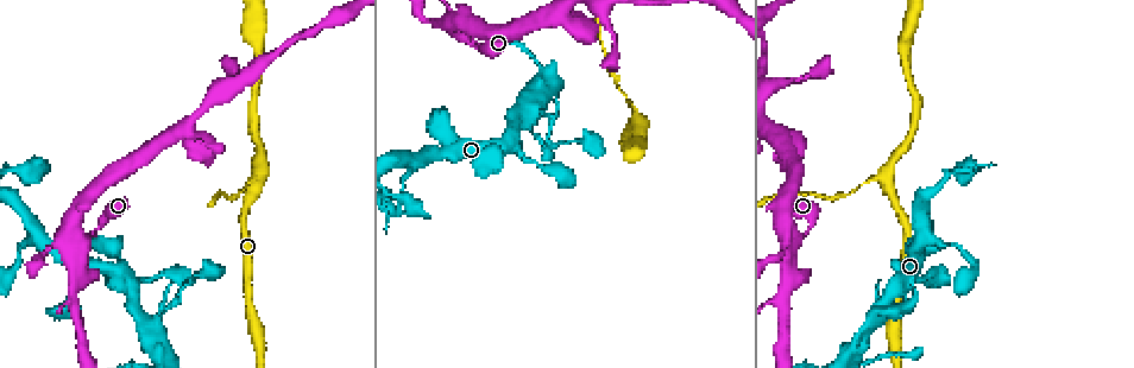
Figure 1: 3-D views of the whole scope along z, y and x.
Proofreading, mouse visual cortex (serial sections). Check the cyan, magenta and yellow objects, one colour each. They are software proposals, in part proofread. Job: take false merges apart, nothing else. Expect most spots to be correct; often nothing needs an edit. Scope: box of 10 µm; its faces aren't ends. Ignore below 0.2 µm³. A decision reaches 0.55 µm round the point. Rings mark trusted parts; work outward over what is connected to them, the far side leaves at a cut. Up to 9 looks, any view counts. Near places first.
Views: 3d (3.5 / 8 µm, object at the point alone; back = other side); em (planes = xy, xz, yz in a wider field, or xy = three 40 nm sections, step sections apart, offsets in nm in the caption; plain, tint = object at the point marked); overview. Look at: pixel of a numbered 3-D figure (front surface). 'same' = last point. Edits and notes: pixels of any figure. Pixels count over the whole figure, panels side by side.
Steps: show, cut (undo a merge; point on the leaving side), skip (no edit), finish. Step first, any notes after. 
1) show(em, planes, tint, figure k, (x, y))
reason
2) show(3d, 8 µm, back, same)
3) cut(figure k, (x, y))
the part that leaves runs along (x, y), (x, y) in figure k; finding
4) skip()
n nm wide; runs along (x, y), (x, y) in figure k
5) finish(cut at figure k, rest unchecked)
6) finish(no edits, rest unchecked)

show(3d, 3.5 µm, back, figure 1, (923, 232))
two arms in line, one across

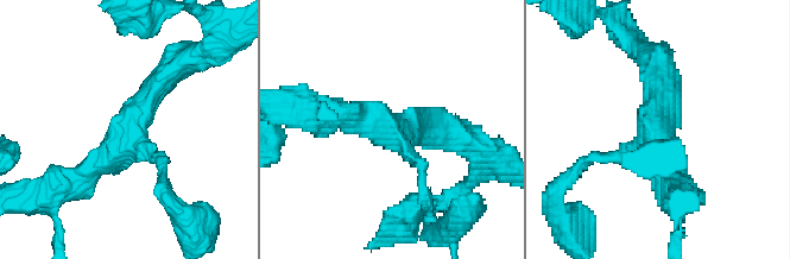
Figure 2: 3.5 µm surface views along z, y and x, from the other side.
show(em, planes, tint, figure 2, (392, 134))

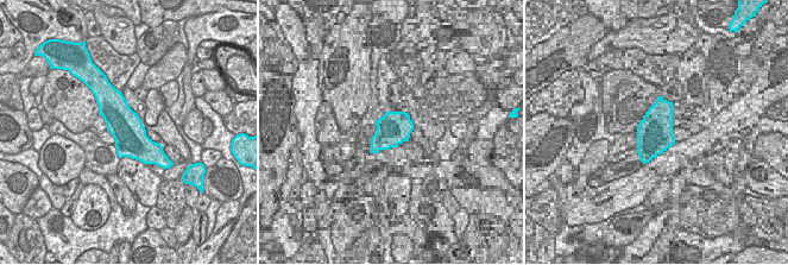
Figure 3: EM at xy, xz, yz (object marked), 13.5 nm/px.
skip()
runs along (68, 184), (122, 141), (174, 68) in figure 2; continuous, no second cell

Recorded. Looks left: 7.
show(3d, 3.5 µm, back, figure 1, (78, 236))

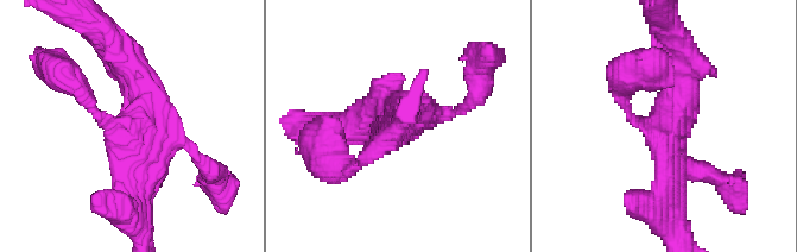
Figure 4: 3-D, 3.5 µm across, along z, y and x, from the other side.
show(em, xy, step 3, tint, figure 4, (658, 128))
shape alone is not enough

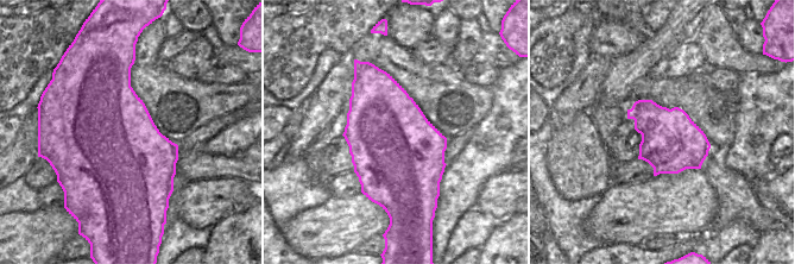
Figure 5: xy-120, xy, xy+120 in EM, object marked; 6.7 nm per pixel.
skip()
one cell here

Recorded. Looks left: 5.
show(em, xy, step 1, tint, figure 1, (258, 177))
sudden change in width

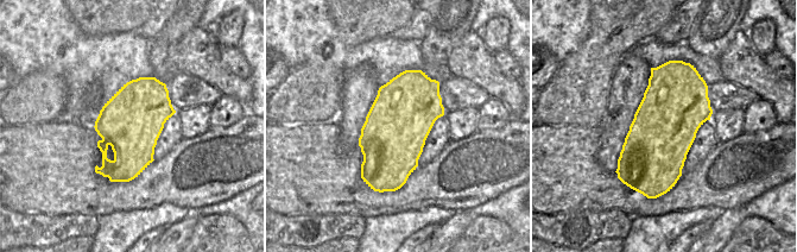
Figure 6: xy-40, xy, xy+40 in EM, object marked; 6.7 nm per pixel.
show(3d, 3.5 µm, same)

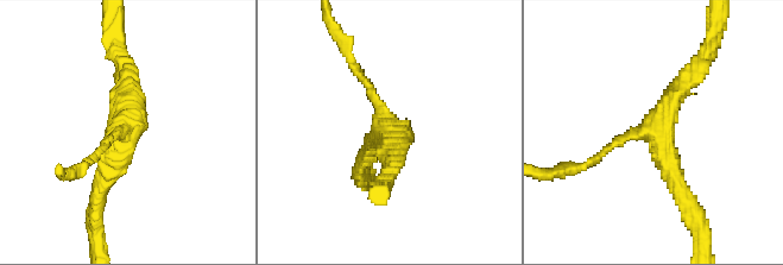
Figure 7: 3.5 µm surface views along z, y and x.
skip()
one cell here

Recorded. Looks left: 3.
show(3d, 3.5 µm, figure 1, (260, 47))
thick turns thin

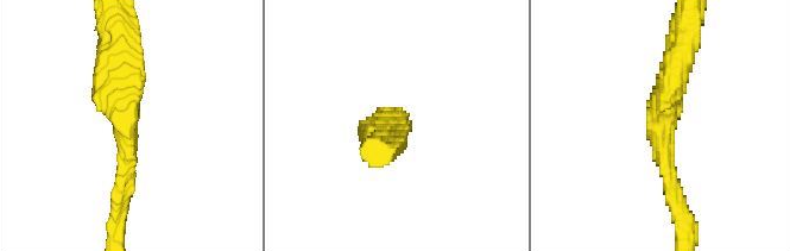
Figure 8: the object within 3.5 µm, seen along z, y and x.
show(em, xy, step 5, tint, figure 8, (660, 126))
arms of 200, 400 nm

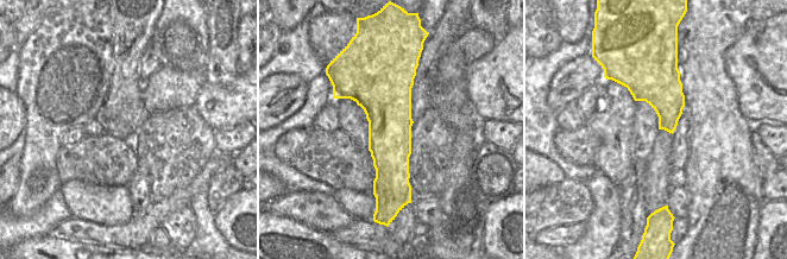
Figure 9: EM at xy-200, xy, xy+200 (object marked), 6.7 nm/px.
skip()
360 nm wide; runs along (119, 204), (126, 174), (119, 50) in figure 8; continuous, no second cell

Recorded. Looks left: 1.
finish(no edits, rest unchecked)

